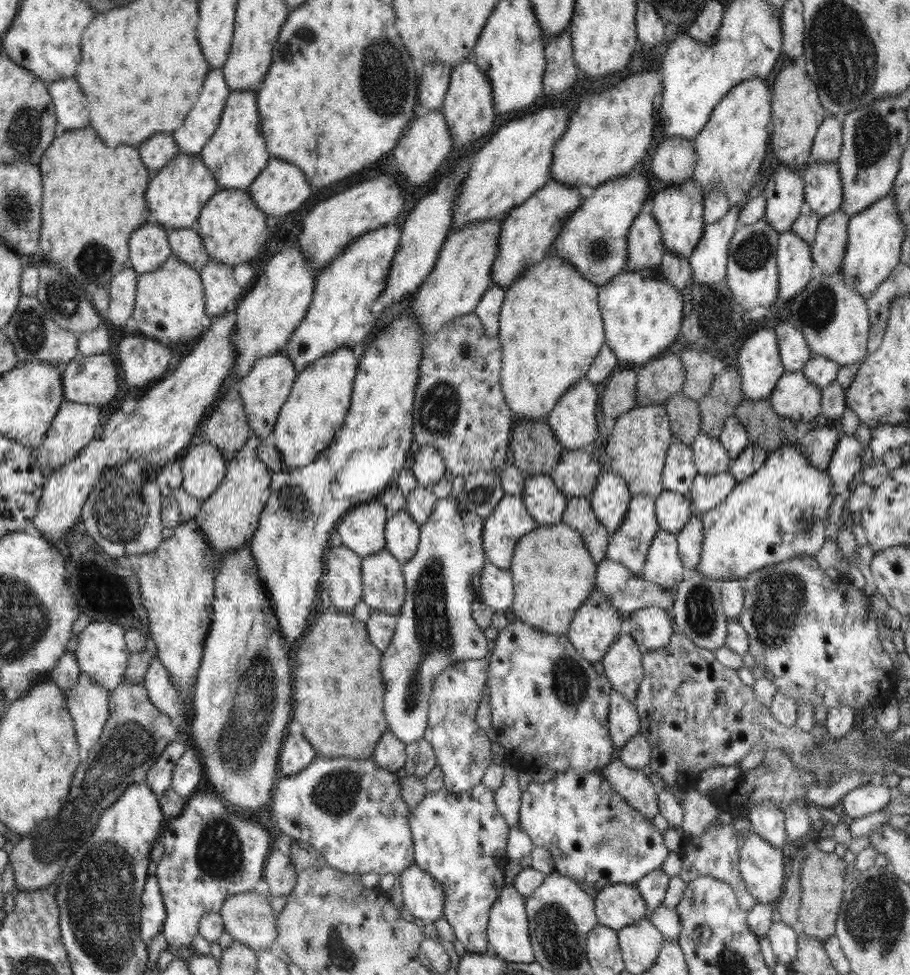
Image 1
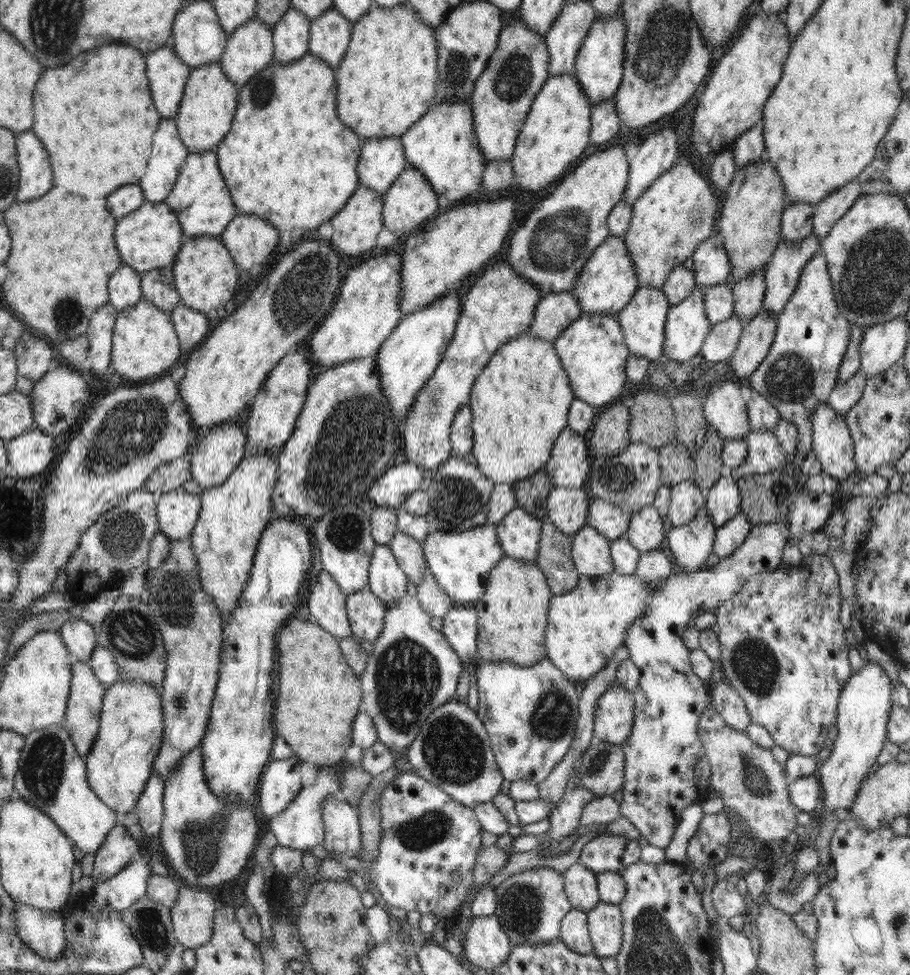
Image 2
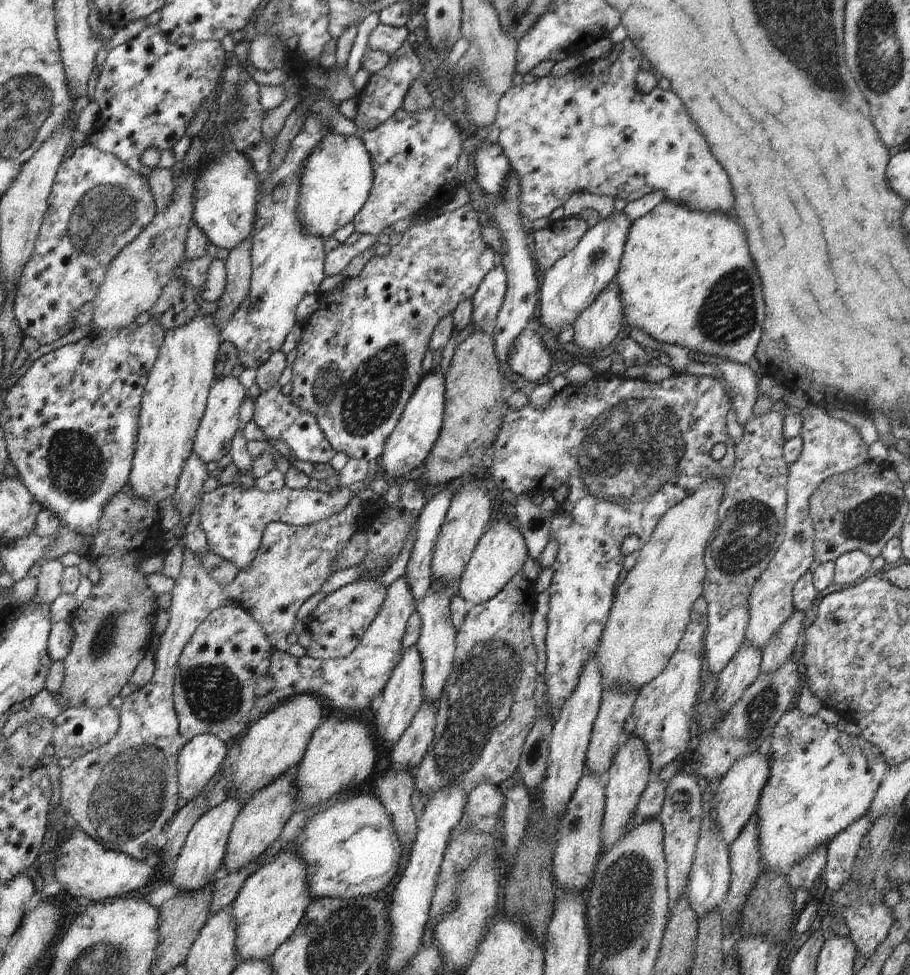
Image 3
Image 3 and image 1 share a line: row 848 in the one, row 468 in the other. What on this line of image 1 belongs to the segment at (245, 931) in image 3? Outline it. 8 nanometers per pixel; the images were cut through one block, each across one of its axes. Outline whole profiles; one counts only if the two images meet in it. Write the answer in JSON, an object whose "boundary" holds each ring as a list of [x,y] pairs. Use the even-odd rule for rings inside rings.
{"boundary":[[[348,346],[337,348],[312,362],[294,380],[273,428],[275,447],[280,451],[287,470],[317,460],[319,452],[332,442],[336,431],[342,428],[351,405],[353,383],[360,364],[352,349]]]}

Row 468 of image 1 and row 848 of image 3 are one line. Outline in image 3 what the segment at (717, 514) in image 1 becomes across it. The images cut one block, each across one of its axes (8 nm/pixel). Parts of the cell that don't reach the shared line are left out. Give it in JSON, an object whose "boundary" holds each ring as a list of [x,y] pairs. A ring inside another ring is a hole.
{"boundary":[[[796,705],[780,717],[772,731],[771,747],[766,754],[769,762],[768,780],[761,790],[754,816],[757,817],[762,869],[786,873],[817,848],[827,848],[837,834],[868,814],[875,792],[890,766],[876,745],[862,736],[848,735],[846,731],[836,729],[836,726],[824,722],[818,715],[807,715]]]}

